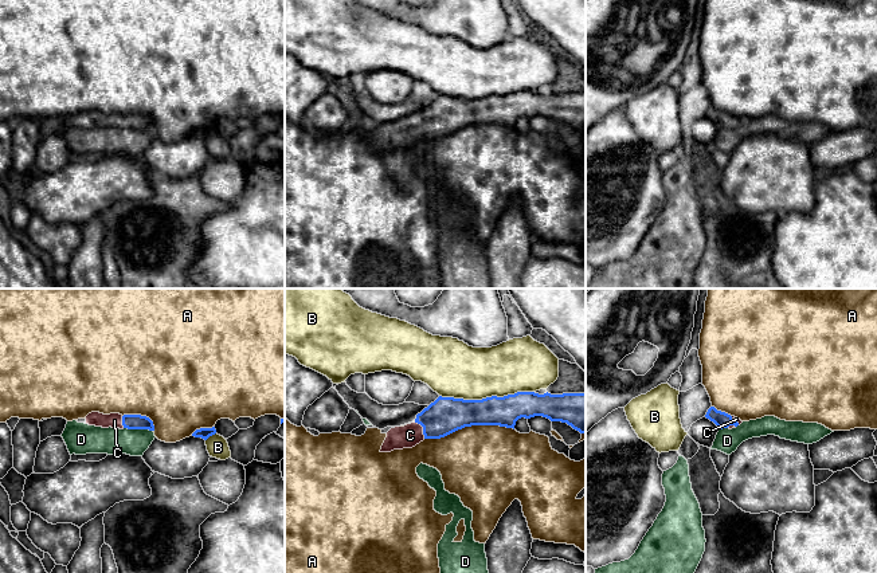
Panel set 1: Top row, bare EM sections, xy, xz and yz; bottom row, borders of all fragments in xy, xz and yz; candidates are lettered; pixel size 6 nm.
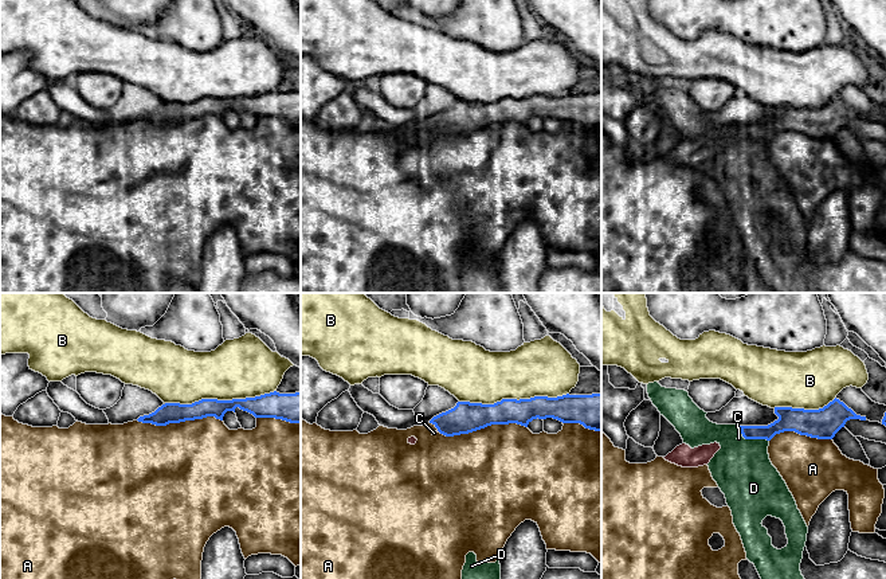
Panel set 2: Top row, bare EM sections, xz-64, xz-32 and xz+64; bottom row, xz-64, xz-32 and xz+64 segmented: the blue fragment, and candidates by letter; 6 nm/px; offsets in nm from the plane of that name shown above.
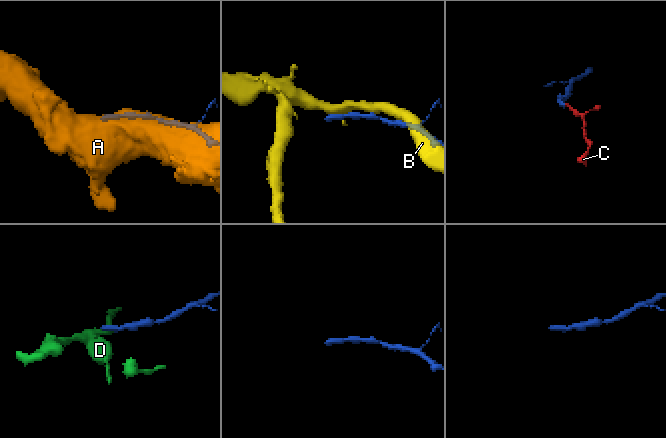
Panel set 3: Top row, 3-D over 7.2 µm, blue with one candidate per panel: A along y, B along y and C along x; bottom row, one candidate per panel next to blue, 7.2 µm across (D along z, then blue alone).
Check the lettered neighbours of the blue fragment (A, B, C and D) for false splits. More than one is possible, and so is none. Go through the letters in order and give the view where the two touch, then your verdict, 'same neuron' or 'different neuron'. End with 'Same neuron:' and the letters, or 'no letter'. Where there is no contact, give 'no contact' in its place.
A: xz | different neuron
B: xz | different neuron
C: xz | same neuron
D: xy | different neuron
Same neuron: C

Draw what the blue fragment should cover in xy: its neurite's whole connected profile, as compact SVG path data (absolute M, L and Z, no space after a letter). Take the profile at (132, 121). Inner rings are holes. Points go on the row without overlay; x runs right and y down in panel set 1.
M91 111L86 115L86 123L102 126L102 127L128 127L128 129L149 129L154 130L153 121L141 114L120 114L120 113L110 113L103 114L99 111Z

